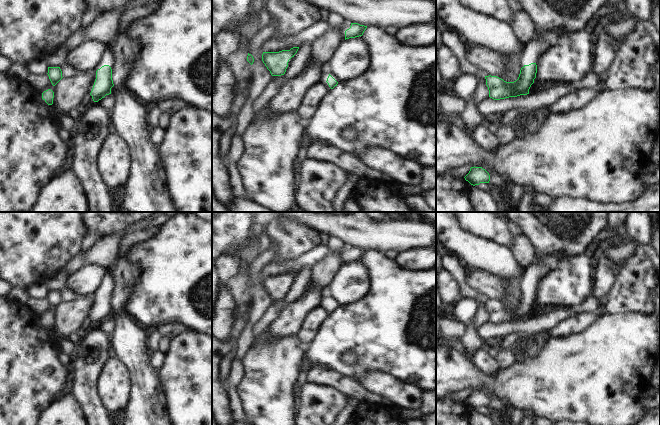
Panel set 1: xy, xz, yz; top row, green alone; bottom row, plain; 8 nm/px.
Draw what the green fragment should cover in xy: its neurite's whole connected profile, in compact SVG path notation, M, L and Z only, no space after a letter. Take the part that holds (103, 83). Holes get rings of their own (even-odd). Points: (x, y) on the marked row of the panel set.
M109 44L109 49L104 57L105 65L96 71L96 79L90 93L94 102L98 102L106 95L111 94L111 88L114 84L112 80L112 69L109 65L113 62L114 58L115 56L111 52Z

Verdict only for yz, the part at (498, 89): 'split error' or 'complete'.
split error

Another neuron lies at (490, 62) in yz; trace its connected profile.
M481 46L469 47L468 60L484 73L484 76L497 76L501 79L512 76L507 64L499 53Z

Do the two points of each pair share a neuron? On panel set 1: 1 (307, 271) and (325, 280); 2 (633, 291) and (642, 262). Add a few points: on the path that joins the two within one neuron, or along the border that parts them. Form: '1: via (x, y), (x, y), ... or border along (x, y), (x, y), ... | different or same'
1: border along (313, 268), (313, 274), (310, 278) | different
2: via (636, 284), (642, 275), (642, 269) | same

